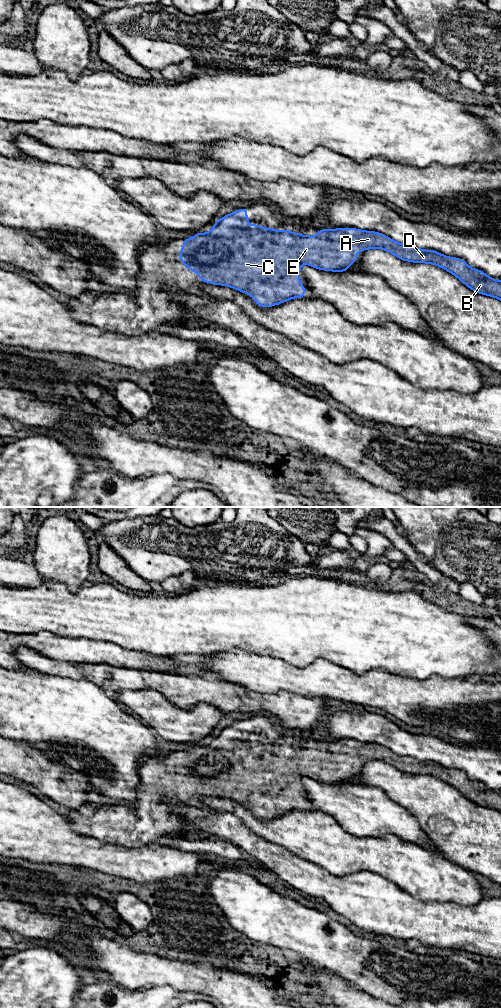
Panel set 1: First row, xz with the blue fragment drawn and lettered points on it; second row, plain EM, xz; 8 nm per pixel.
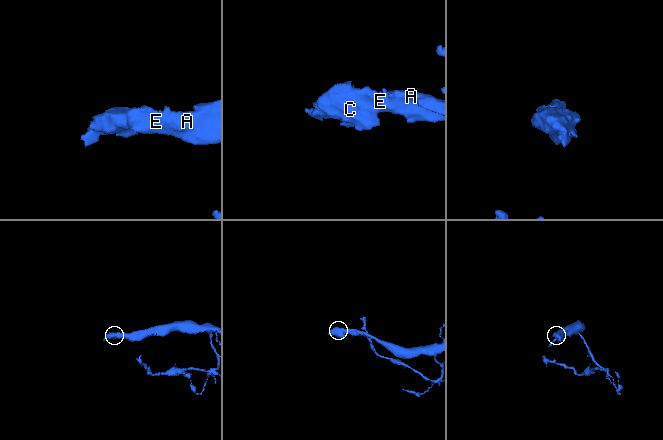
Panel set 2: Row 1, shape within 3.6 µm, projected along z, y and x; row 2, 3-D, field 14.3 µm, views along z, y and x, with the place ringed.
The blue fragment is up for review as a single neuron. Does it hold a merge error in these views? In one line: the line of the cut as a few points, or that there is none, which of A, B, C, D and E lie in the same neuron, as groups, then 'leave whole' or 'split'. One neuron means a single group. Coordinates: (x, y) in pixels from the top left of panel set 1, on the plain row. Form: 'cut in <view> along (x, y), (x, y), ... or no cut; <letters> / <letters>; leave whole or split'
no cut; A B C D E; leave whole

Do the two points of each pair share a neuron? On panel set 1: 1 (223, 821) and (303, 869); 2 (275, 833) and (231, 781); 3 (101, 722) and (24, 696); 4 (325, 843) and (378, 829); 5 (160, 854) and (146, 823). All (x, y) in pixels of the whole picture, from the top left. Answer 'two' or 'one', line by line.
1: one
2: two
3: one
4: two
5: two

